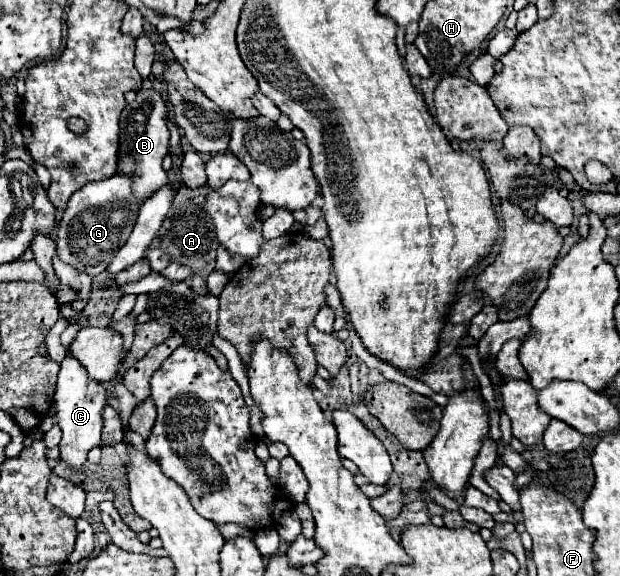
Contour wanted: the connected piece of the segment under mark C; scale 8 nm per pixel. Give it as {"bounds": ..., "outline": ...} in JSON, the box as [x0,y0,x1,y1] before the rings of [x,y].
{"bounds":[53,355,107,471],"outline":[[[67,355],[61,363],[61,371],[57,377],[57,389],[53,397],[53,407],[57,413],[53,419],[63,431],[63,437],[59,443],[59,451],[61,451],[59,459],[65,461],[75,471],[83,471],[89,449],[101,445],[101,423],[103,423],[101,411],[107,403],[105,397],[107,397],[107,391],[83,371],[83,365],[79,365],[77,359]]]}

